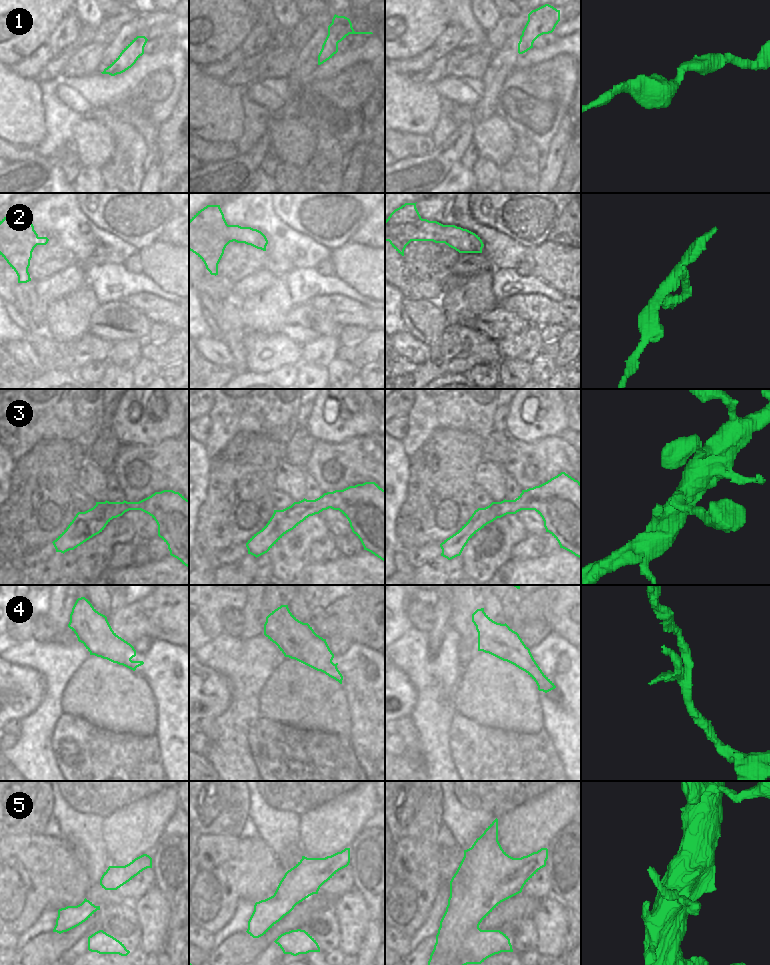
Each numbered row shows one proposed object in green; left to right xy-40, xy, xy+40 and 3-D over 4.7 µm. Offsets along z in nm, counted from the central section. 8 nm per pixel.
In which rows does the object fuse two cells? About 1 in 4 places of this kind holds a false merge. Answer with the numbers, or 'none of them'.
2

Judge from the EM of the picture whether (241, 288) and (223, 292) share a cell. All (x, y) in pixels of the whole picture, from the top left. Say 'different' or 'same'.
different

